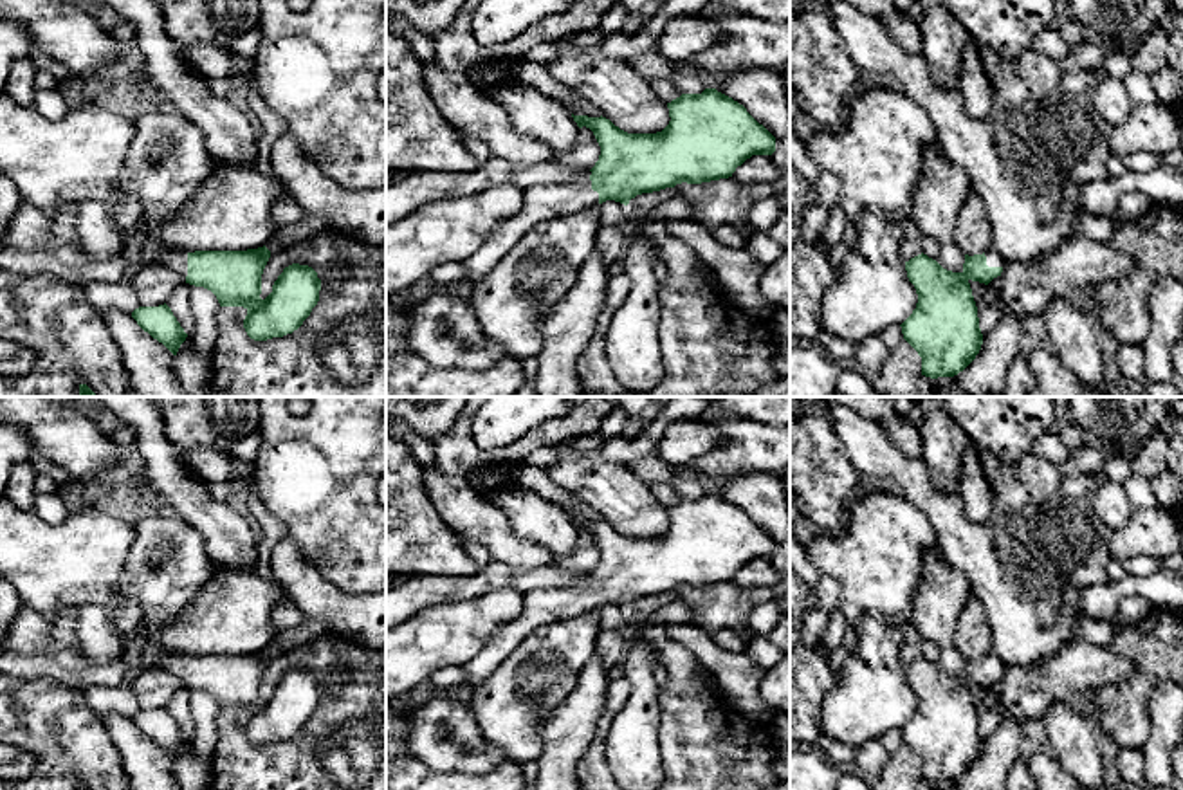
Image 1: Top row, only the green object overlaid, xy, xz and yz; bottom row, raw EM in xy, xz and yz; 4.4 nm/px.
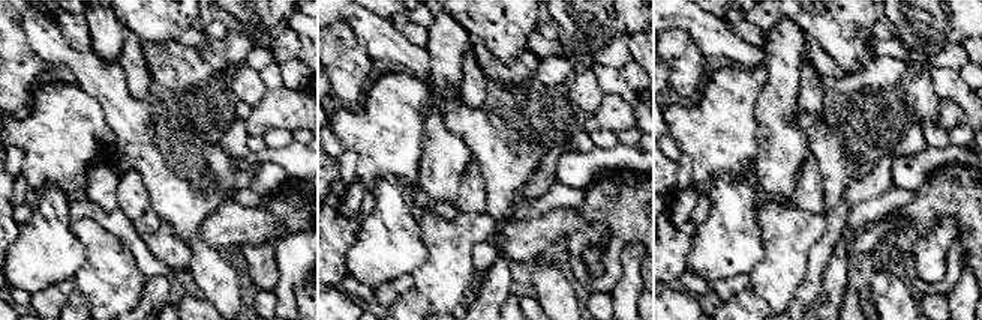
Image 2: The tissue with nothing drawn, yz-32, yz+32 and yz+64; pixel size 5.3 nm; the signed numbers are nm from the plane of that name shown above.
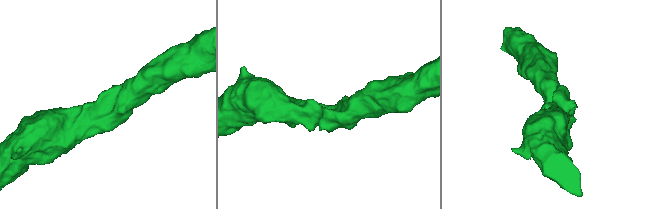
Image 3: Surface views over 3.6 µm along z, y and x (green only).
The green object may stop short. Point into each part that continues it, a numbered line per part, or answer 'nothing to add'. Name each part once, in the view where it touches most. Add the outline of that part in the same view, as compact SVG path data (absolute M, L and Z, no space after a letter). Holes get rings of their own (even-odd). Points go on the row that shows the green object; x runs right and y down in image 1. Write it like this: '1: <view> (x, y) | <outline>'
1: yz (994, 258) | M990 247L985 253L985 256L986 256L986 265L988 267L1003 267L1004 269L1006 262L1003 260L1003 256L994 247Z

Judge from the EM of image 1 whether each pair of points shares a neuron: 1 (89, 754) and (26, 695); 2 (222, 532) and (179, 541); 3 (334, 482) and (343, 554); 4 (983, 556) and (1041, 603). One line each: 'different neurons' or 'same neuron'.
1: same neuron
2: different neurons
3: same neuron
4: same neuron

